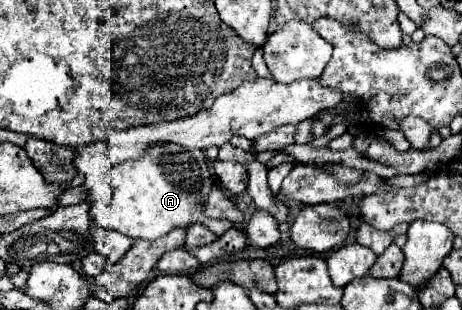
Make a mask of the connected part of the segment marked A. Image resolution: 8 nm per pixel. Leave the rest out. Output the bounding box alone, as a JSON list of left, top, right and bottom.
[76,141,232,241]

